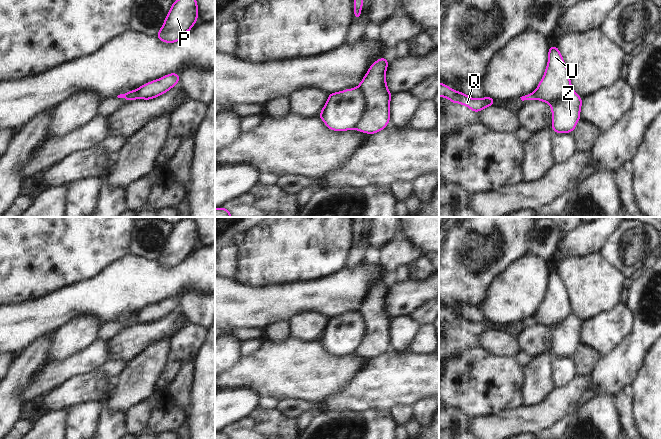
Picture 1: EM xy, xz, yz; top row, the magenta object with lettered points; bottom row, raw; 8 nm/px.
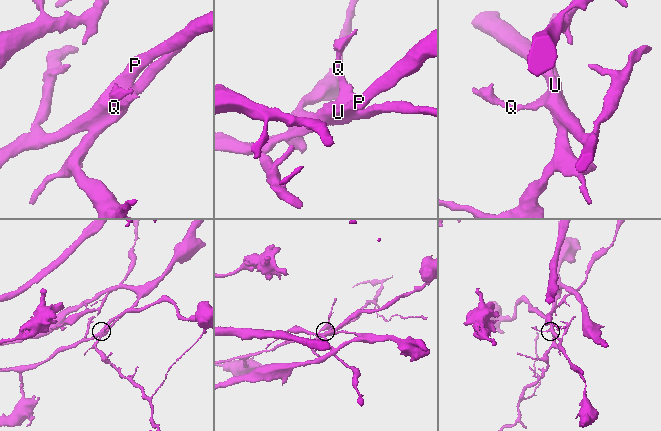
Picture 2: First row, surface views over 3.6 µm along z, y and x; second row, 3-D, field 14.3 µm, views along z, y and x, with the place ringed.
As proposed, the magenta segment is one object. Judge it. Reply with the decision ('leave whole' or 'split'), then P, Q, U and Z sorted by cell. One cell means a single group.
split; P U / Q Z

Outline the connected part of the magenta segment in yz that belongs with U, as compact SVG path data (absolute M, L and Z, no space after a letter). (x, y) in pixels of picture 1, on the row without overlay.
M557 270L548 273L549 284L538 311L535 314L536 323L553 327L563 322L572 312L568 292Z

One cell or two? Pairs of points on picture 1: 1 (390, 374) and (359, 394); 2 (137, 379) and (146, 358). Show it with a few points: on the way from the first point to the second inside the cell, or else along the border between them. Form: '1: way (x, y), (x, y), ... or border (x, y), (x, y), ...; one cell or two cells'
1: way (382, 382), (367, 391); one cell
2: way (140, 374), (146, 367), (146, 363); one cell

